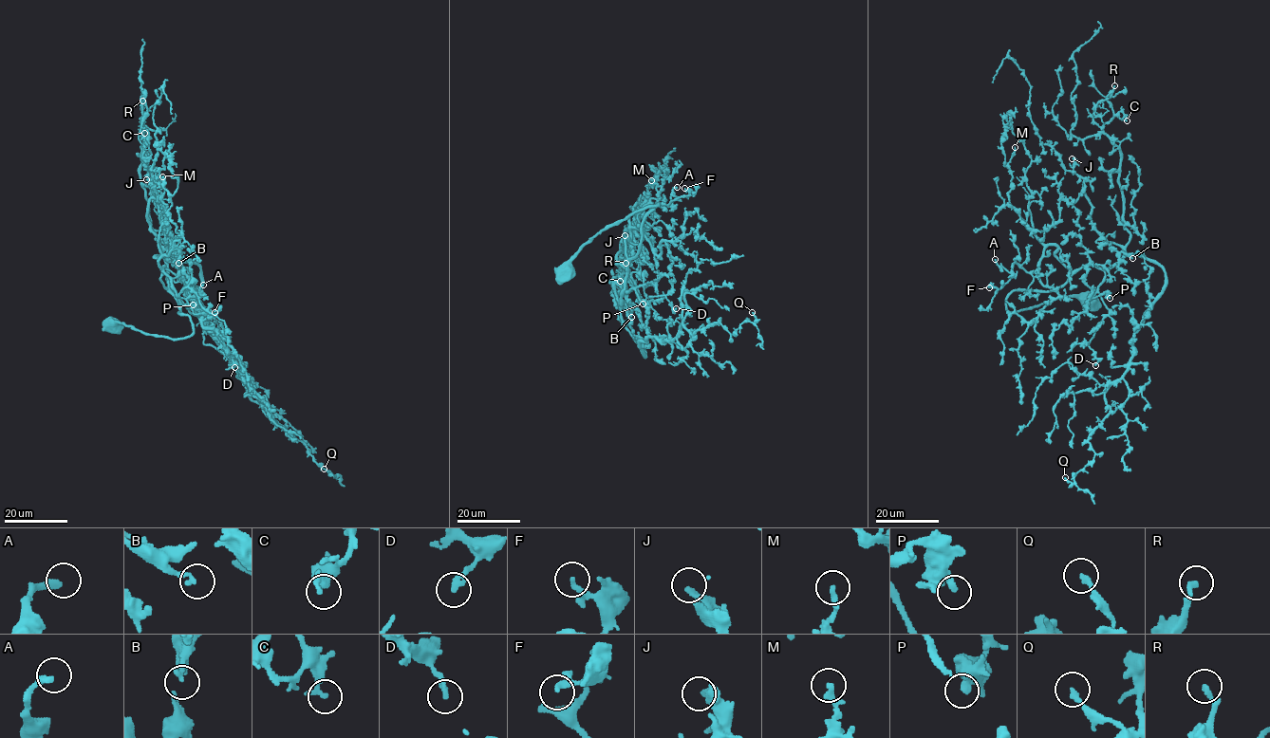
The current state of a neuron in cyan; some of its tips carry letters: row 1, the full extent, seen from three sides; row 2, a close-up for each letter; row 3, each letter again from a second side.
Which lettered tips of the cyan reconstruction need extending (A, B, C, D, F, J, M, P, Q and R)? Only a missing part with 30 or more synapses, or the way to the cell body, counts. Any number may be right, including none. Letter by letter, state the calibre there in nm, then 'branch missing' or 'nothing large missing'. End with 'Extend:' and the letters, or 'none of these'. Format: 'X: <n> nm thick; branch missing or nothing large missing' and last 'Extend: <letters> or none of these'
A: 280 nm thick; branch missing
B: 200 nm thick; nothing large missing
C: 240 nm thick; nothing large missing
D: 240 nm thick; nothing large missing
F: 150 nm thick; nothing large missing
J: 280 nm thick; nothing large missing
M: 240 nm thick; nothing large missing
P: 400 nm thick; nothing large missing
Q: 220 nm thick; nothing large missing
R: 190 nm thick; branch missing
Extend: A, R

